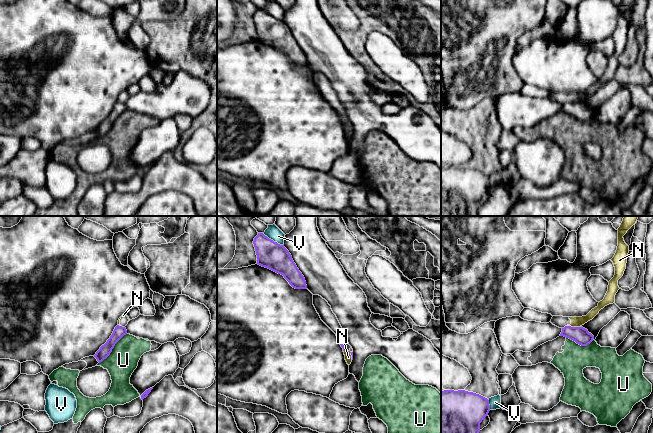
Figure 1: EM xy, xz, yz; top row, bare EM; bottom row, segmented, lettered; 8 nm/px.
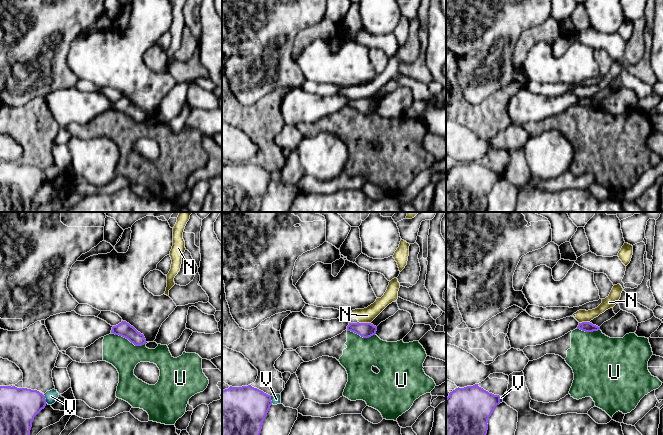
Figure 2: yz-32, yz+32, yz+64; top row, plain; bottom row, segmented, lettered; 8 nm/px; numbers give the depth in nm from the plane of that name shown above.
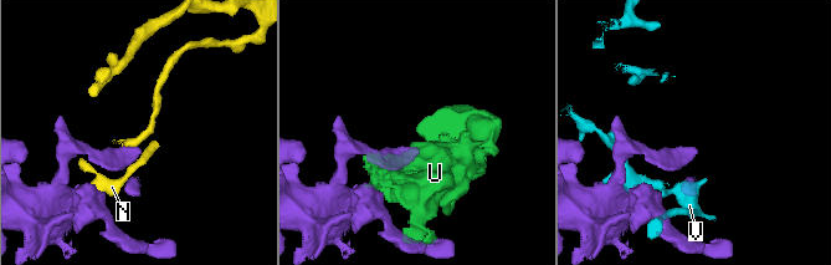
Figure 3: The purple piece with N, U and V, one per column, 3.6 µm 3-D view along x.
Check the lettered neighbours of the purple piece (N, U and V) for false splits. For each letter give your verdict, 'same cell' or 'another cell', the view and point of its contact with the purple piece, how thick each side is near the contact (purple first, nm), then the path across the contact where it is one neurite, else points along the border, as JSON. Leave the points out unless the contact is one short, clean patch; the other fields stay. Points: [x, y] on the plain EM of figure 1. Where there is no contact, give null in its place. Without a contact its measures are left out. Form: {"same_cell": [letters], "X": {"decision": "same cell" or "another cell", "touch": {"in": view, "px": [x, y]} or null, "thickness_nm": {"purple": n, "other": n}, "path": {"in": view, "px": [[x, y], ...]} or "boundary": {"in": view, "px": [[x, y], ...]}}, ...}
{"same_cell": [], "N": {"decision": "another cell", "touch": {"in": "yz", "px": [573, 103]}, "thickness_nm": {"purple": 140, "other": 80}, "boundary": {"in": "yz", "px": [[567, 101], [579, 103]]}}, "U": {"decision": "another cell", "touch": {"in": "xy", "px": [112, 124]}, "thickness_nm": {"purple": 90, "other": 240}}, "V": {"decision": "another cell", "touch": {"in": "xz", "px": [272, 16]}, "thickness_nm": {"purple": 220, "other": 110}}}

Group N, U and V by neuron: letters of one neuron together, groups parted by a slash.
N / U / V

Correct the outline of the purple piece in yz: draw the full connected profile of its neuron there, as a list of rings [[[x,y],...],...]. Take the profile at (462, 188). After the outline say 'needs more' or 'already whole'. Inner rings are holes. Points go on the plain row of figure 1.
[[[465,166],[441,168],[441,216],[477,216],[480,199],[490,187],[489,176]]]; already whole

